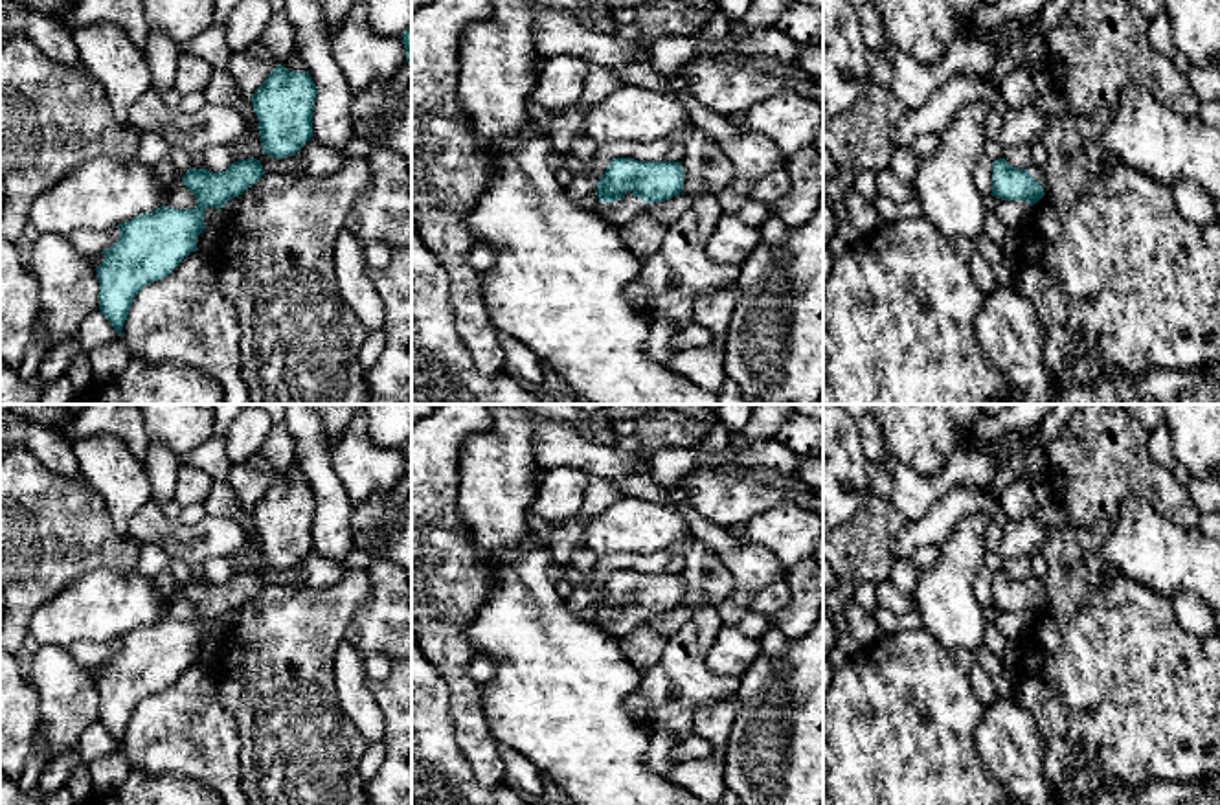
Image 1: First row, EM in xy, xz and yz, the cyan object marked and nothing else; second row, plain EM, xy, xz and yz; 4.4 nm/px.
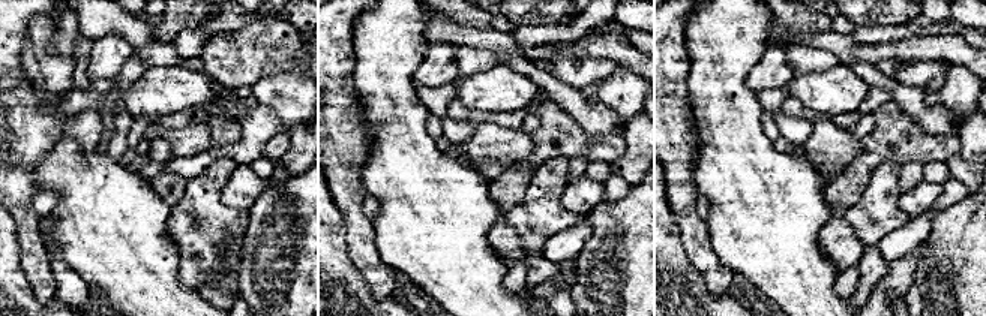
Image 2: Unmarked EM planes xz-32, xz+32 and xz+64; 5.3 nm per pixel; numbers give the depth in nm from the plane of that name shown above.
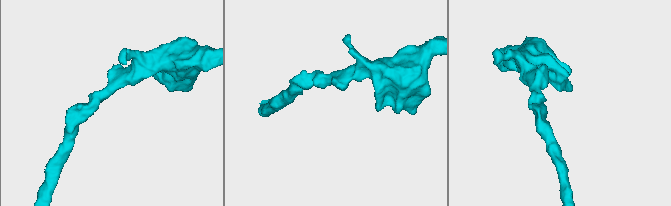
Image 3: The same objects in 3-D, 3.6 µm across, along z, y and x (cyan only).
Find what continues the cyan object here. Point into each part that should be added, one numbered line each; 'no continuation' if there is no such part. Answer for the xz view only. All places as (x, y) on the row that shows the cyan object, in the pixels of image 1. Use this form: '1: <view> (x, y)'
1: xz (623, 210)

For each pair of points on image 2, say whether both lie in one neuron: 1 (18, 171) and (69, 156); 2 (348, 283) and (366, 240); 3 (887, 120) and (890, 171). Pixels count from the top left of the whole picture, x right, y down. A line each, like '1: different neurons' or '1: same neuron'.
1: different neurons
2: different neurons
3: different neurons

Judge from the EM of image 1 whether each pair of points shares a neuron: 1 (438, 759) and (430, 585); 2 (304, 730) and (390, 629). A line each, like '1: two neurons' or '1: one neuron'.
1: two neurons
2: two neurons

